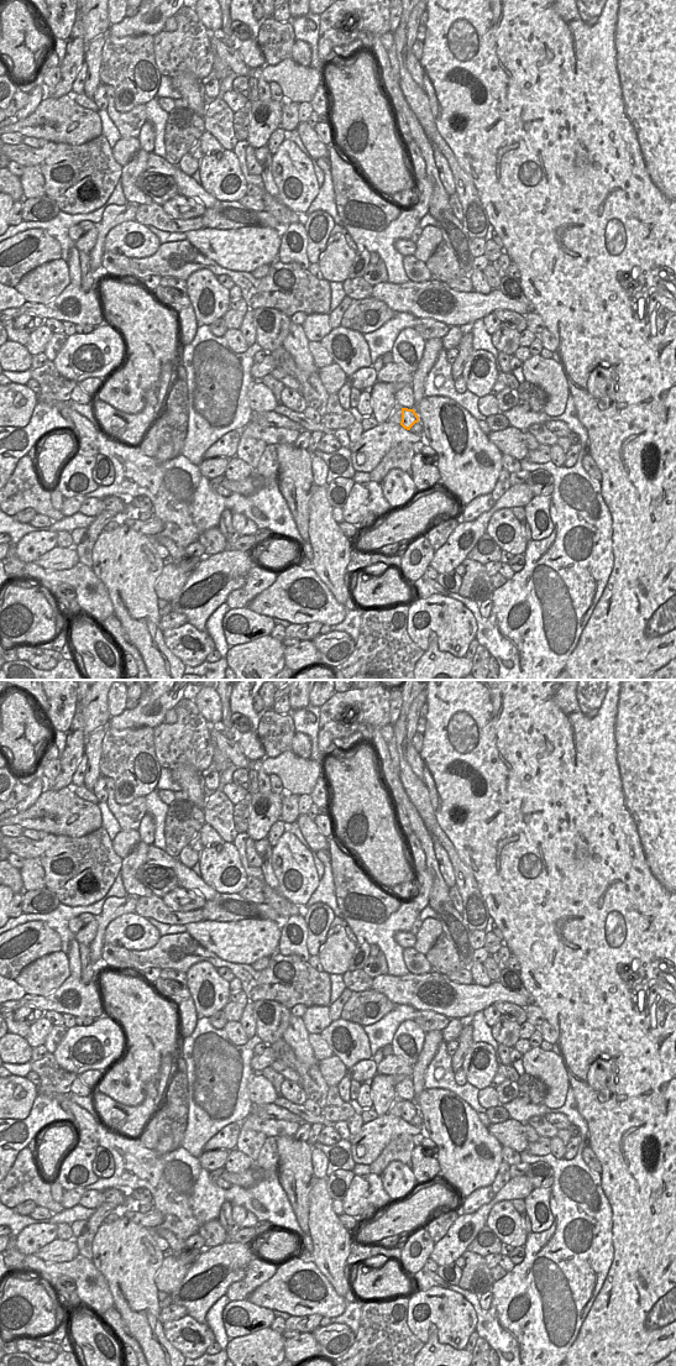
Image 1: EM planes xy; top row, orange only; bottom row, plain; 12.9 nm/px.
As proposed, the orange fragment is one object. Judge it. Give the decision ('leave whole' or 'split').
leave whole

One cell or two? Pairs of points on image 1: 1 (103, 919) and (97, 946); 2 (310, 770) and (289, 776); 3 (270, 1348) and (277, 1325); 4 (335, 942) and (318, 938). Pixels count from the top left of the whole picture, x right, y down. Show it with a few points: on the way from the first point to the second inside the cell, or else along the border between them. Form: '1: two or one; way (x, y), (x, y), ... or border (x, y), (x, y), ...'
1: one; way (101, 925), (99, 940)
2: one; way (305, 772), (300, 775), (294, 775)
3: two; border (270, 1327), (281, 1334)
4: two; border (335, 917), (330, 925), (326, 940), (316, 954)

